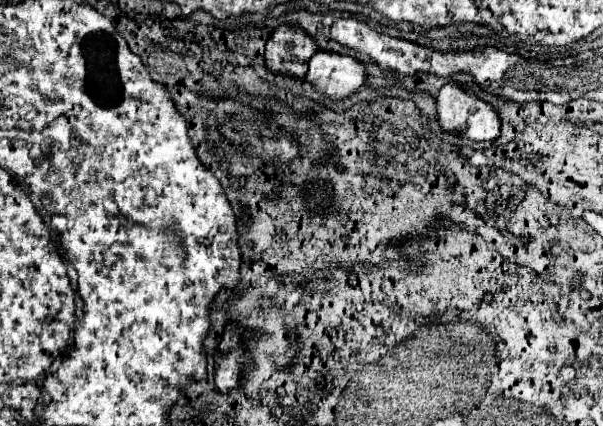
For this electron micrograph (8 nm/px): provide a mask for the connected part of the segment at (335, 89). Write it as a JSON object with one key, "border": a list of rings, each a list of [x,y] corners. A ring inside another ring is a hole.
{"border":[[[319,51],[311,57],[305,79],[331,101],[343,101],[363,85],[365,65],[351,57]]]}

